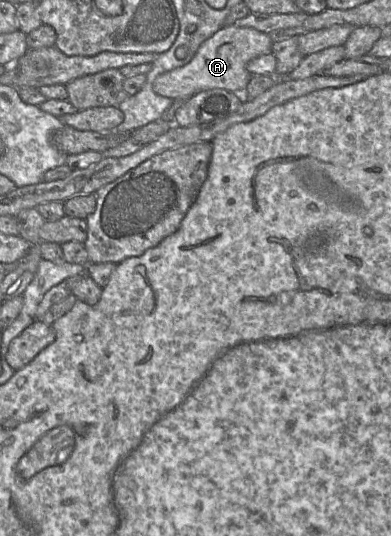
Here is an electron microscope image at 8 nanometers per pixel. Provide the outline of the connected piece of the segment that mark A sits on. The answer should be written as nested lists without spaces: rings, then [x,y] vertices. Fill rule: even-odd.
[[[234,24],[223,27],[199,46],[189,63],[157,76],[153,90],[156,94],[172,100],[189,99],[200,91],[214,88],[242,94],[252,76],[247,70],[248,62],[259,56],[271,54],[274,40],[271,34],[254,28],[237,27]]]

